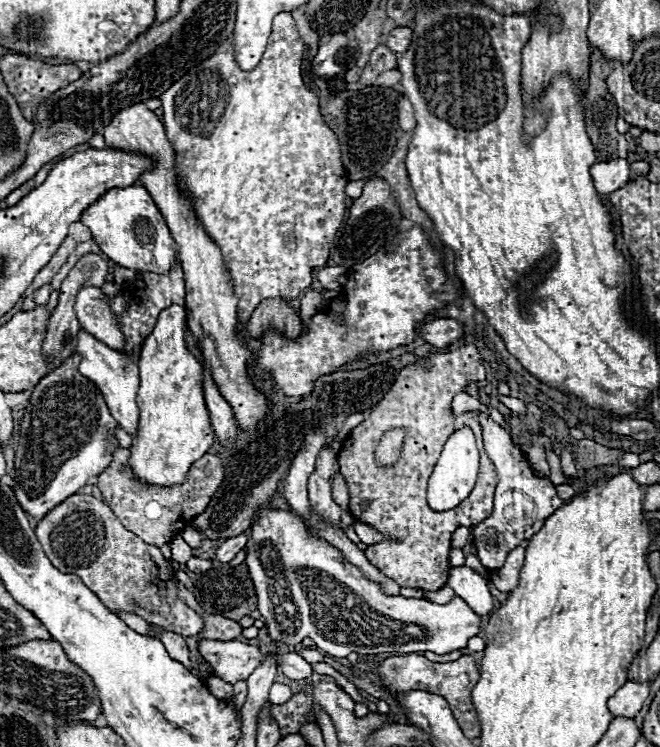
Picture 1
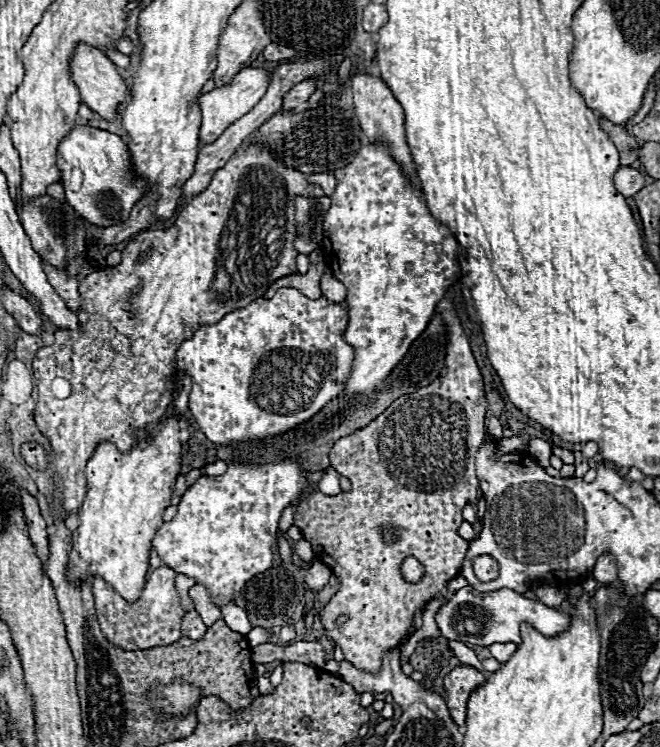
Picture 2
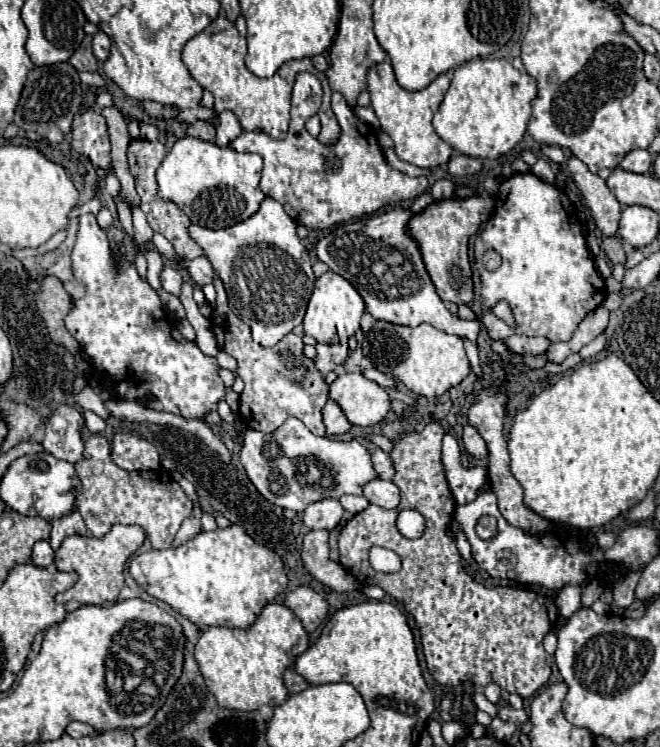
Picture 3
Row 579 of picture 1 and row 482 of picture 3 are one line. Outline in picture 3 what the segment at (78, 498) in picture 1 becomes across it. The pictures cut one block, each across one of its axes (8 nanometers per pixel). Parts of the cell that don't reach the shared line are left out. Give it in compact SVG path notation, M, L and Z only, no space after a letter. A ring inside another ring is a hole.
M92 434L84 442L82 460L74 464L80 488L76 490L74 508L82 514L88 532L94 538L102 538L114 524L138 524L146 530L152 548L164 550L172 546L172 540L184 518L192 512L192 502L176 480L164 472L126 472L110 460L108 440L100 434Z

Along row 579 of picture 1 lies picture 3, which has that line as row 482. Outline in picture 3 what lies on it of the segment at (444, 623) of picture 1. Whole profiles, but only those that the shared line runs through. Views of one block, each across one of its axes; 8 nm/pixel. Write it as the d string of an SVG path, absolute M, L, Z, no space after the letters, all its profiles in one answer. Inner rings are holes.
M288 418L270 434L246 430L240 462L246 468L250 482L268 502L290 510L304 510L310 502L340 498L342 494L362 496L362 486L376 478L370 452L358 440L340 442L314 436L296 418Z

